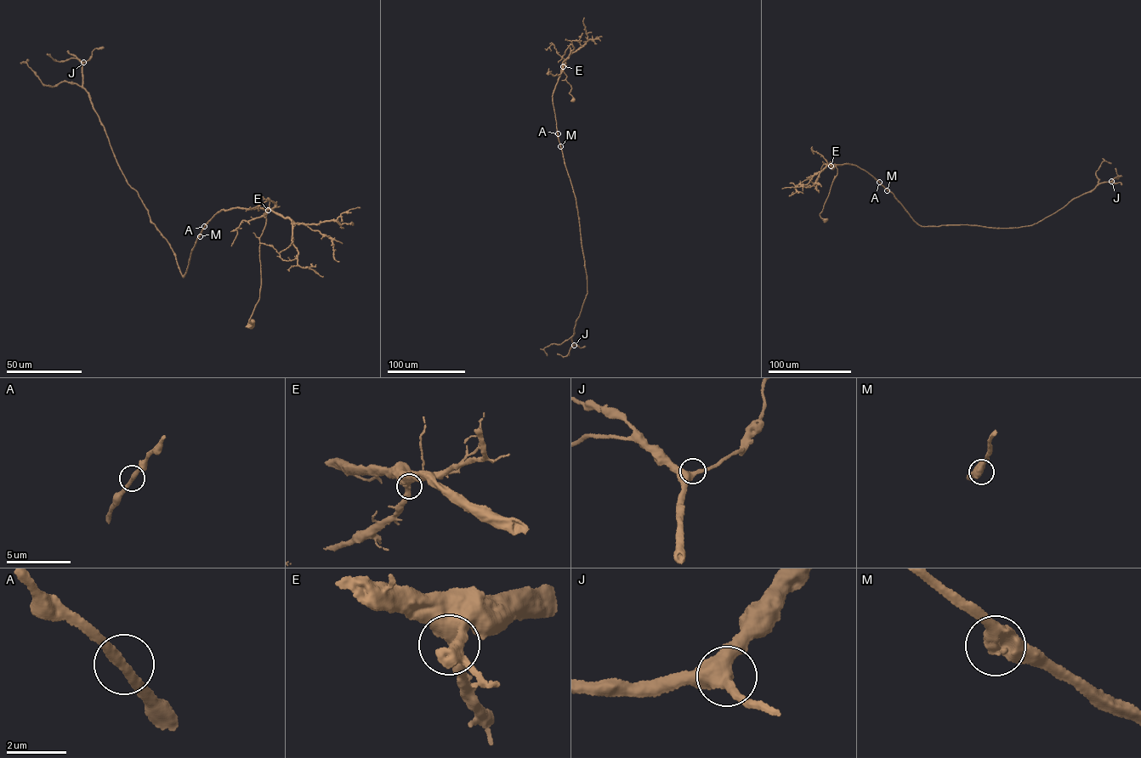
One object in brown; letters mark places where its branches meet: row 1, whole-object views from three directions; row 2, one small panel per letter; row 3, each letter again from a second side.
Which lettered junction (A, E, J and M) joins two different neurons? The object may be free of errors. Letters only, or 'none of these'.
none of these

